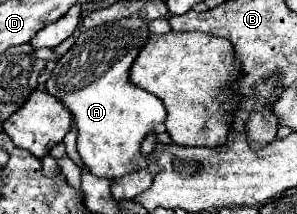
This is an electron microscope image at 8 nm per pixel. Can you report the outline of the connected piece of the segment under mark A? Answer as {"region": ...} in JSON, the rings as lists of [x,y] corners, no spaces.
{"region":[[[122,18],[90,28],[56,62],[46,82],[46,90],[74,114],[78,154],[90,174],[98,178],[114,180],[146,168],[148,158],[142,156],[140,144],[166,118],[162,100],[128,80],[128,70],[150,36],[146,22],[140,18]]]}

